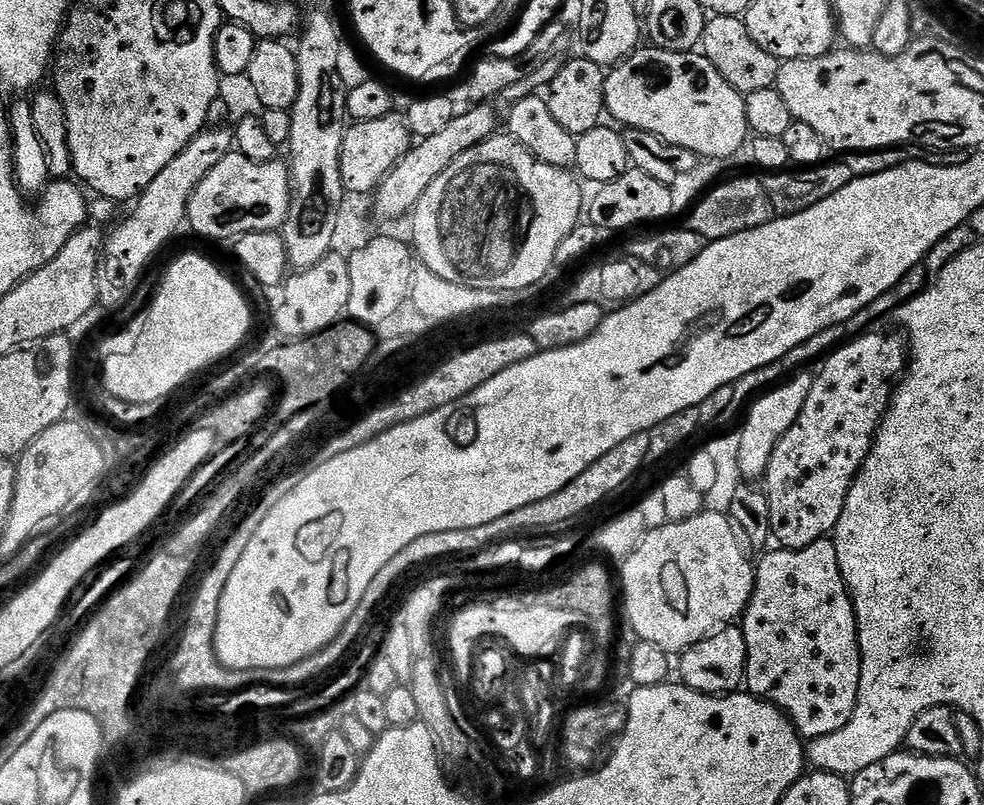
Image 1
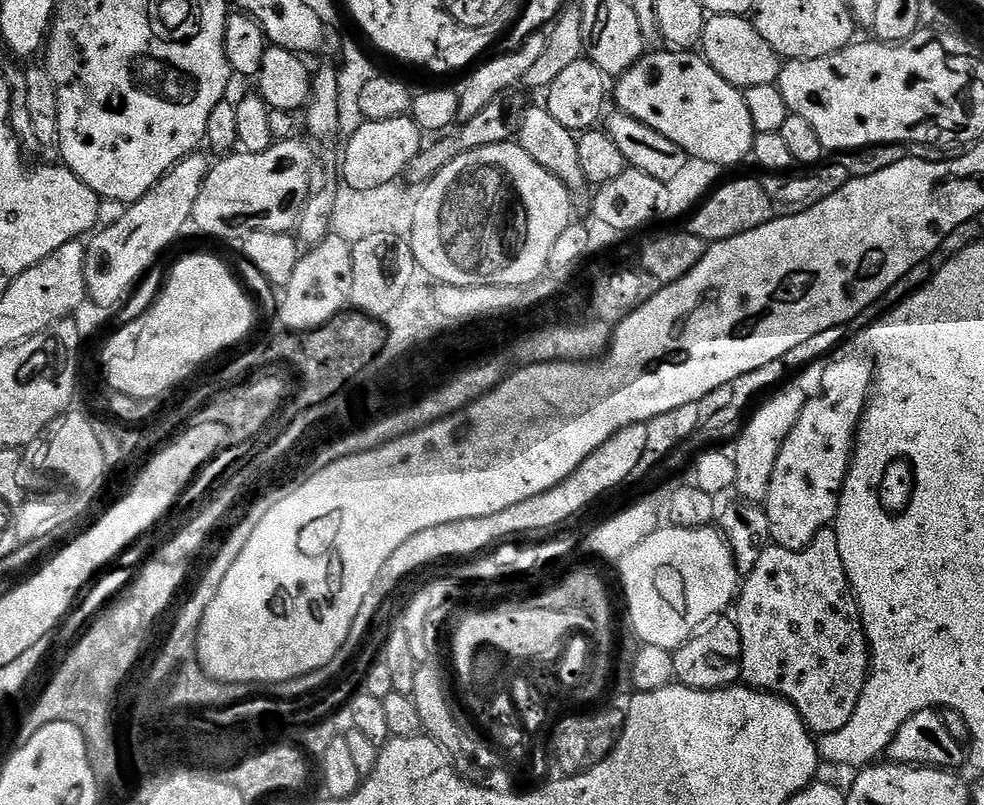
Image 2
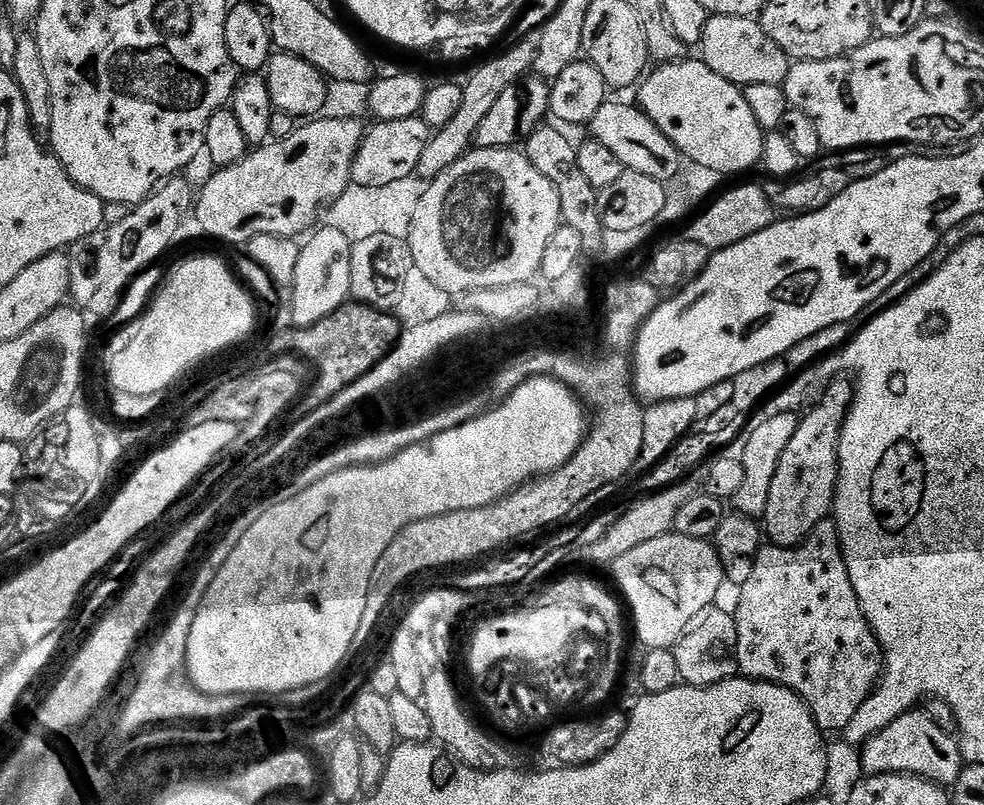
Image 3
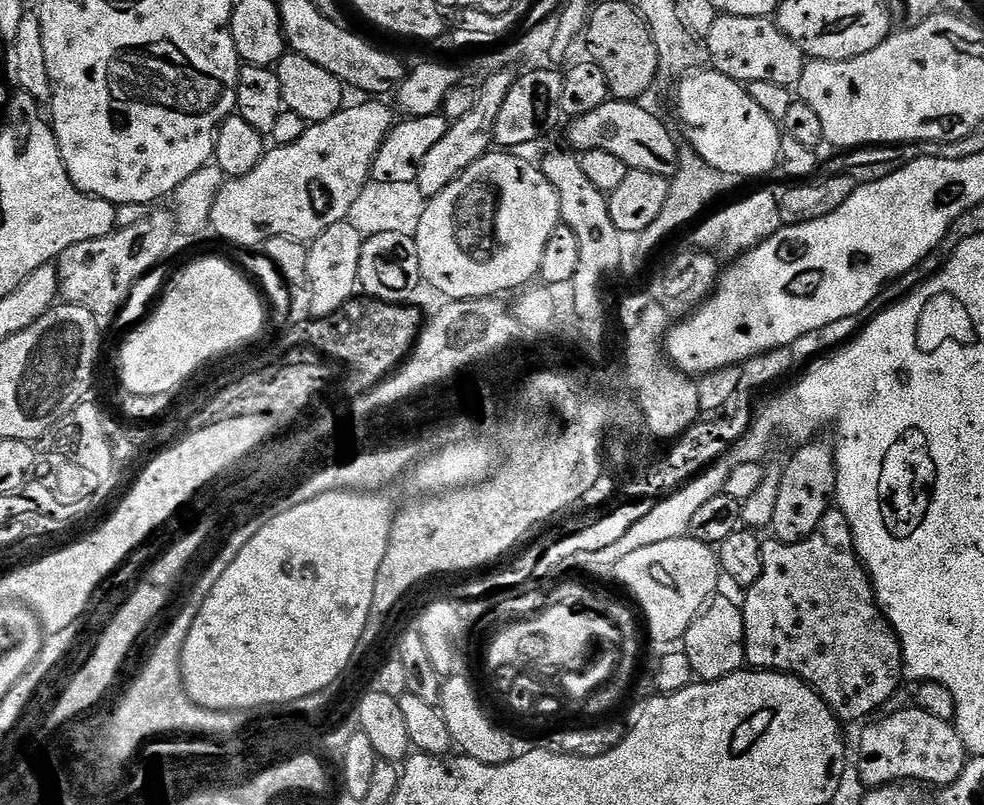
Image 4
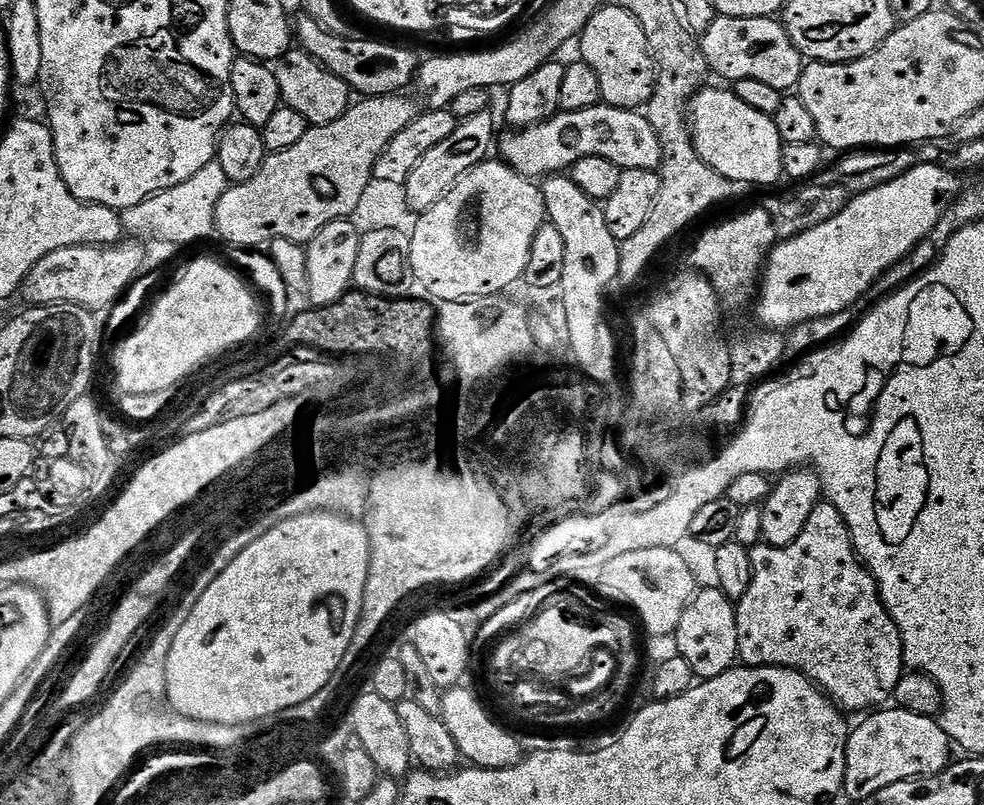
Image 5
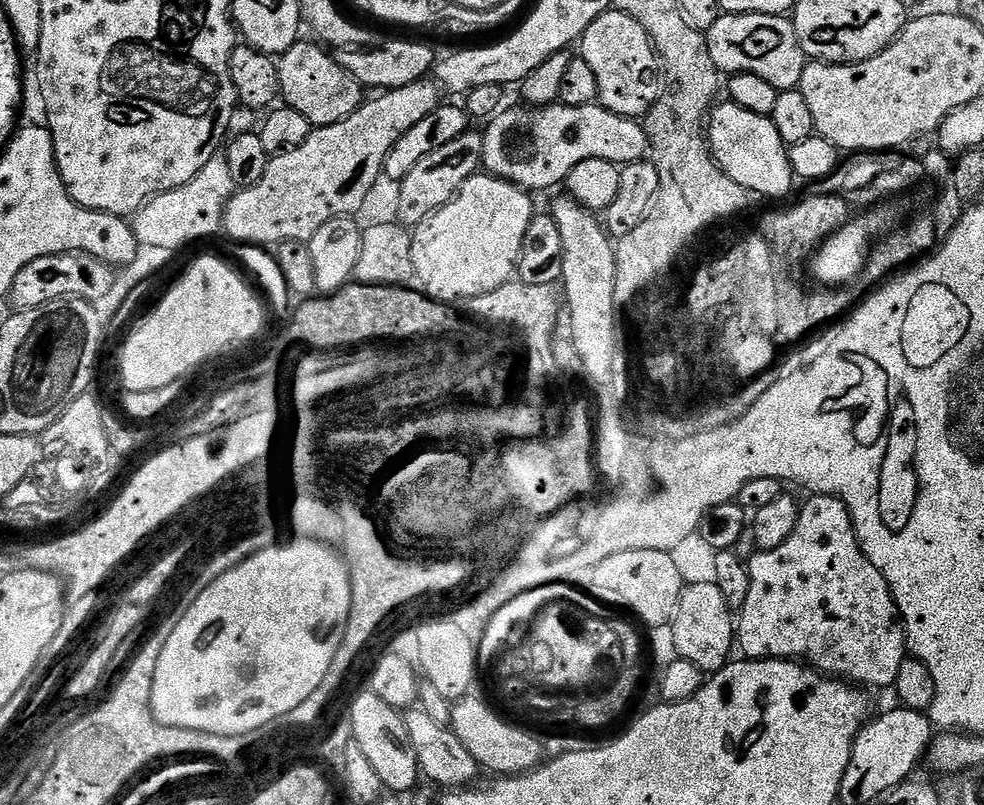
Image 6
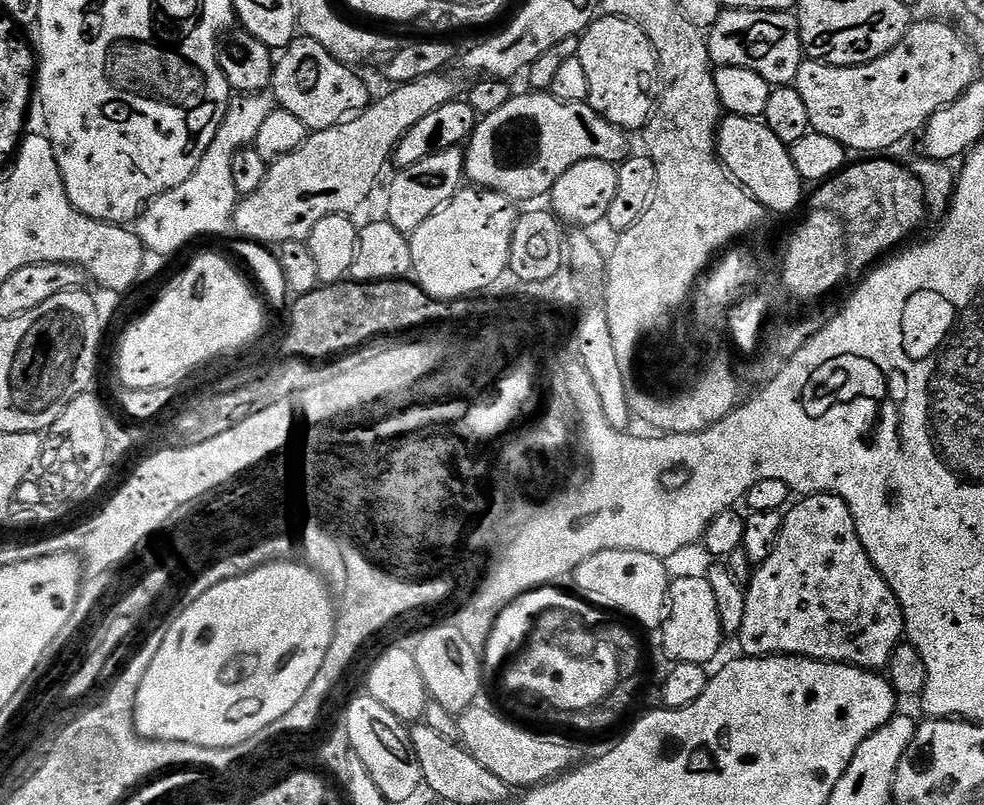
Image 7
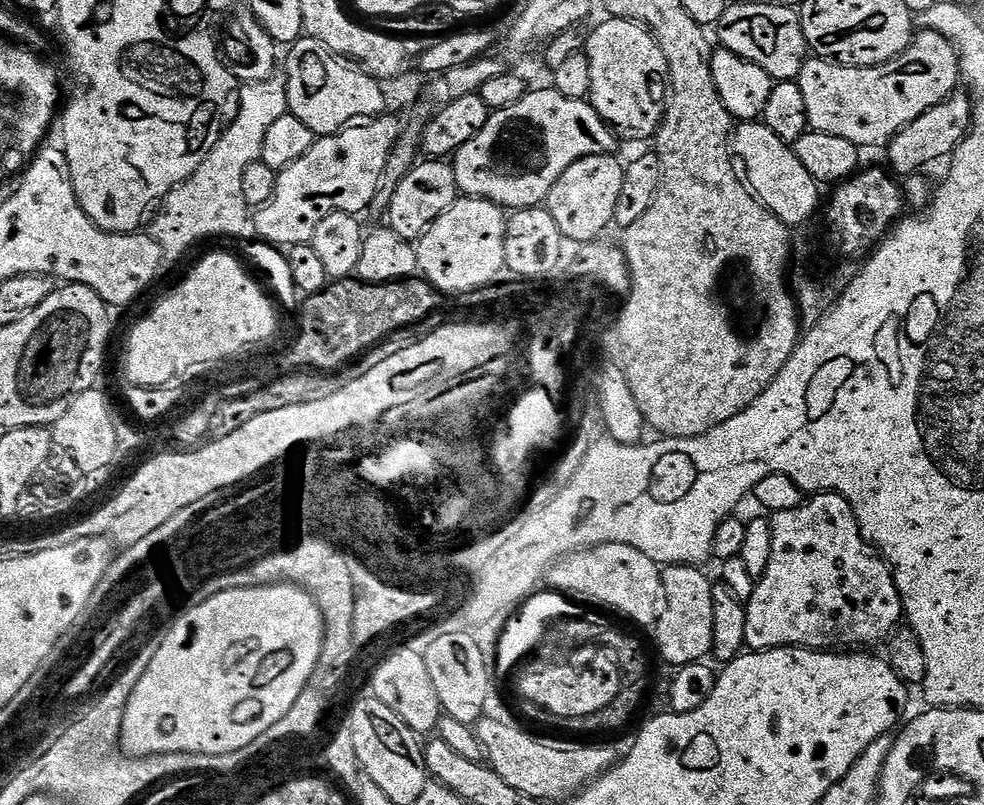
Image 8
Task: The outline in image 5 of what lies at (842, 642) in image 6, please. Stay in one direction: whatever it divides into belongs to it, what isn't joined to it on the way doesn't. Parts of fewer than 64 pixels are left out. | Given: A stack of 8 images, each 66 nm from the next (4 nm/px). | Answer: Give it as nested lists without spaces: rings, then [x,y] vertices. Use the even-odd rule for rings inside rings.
[[[821,502],[790,546],[757,546],[751,553],[750,590],[736,604],[739,659],[750,668],[793,668],[801,672],[848,714],[887,705],[895,697],[898,682],[906,671],[902,638],[880,601],[876,580],[856,555],[842,514],[832,504]]]

